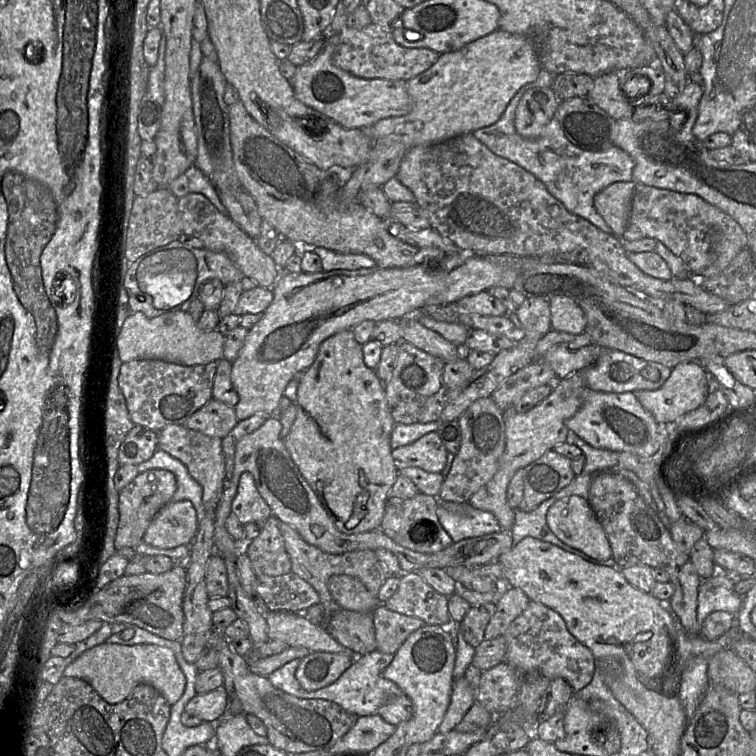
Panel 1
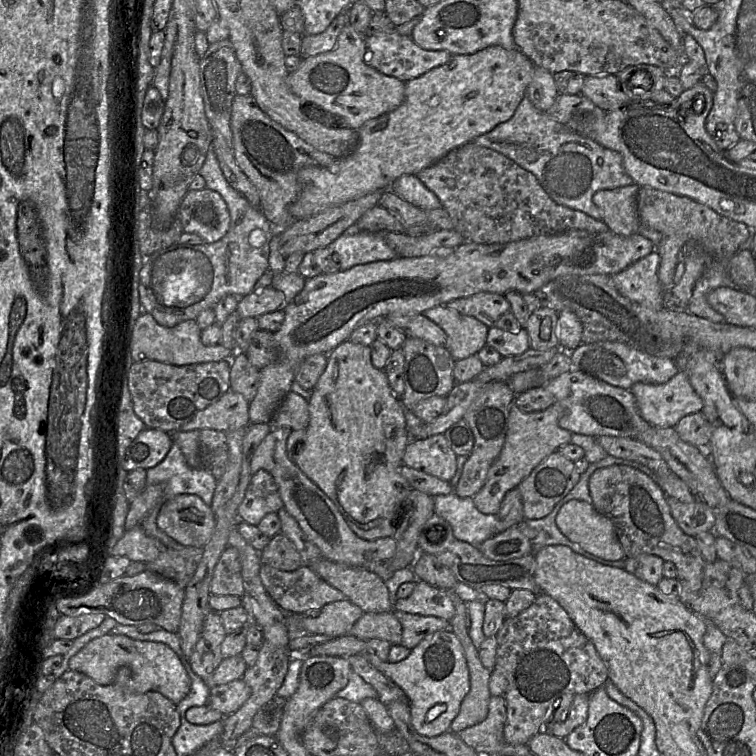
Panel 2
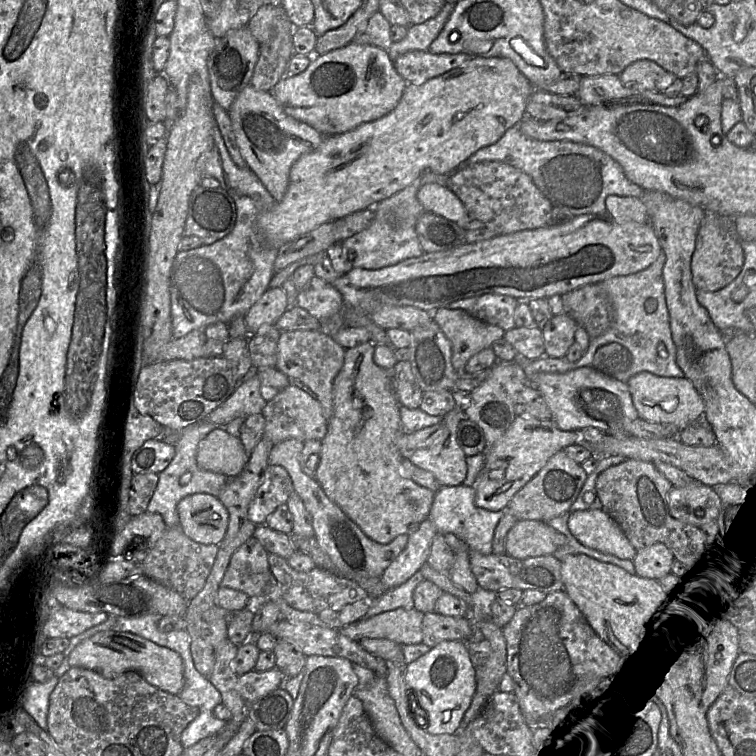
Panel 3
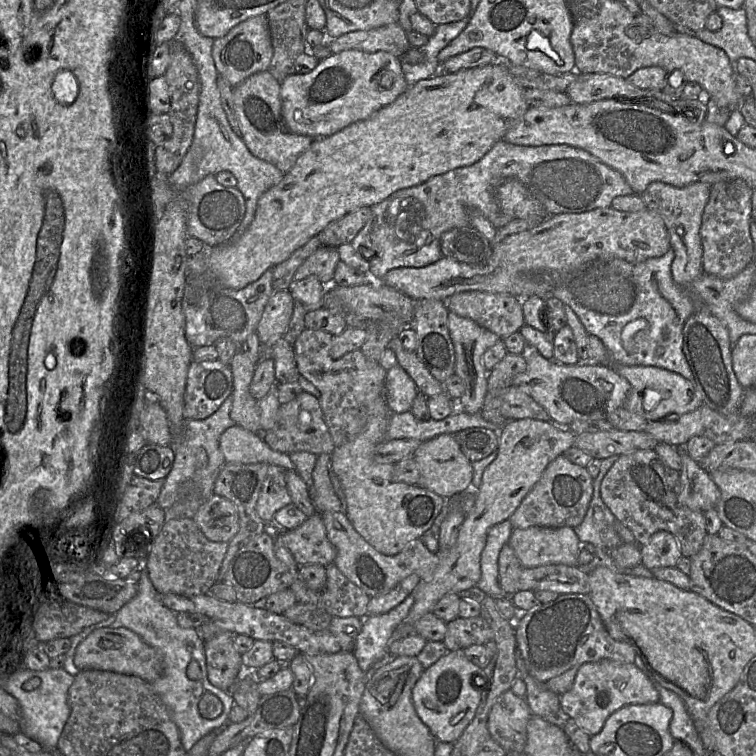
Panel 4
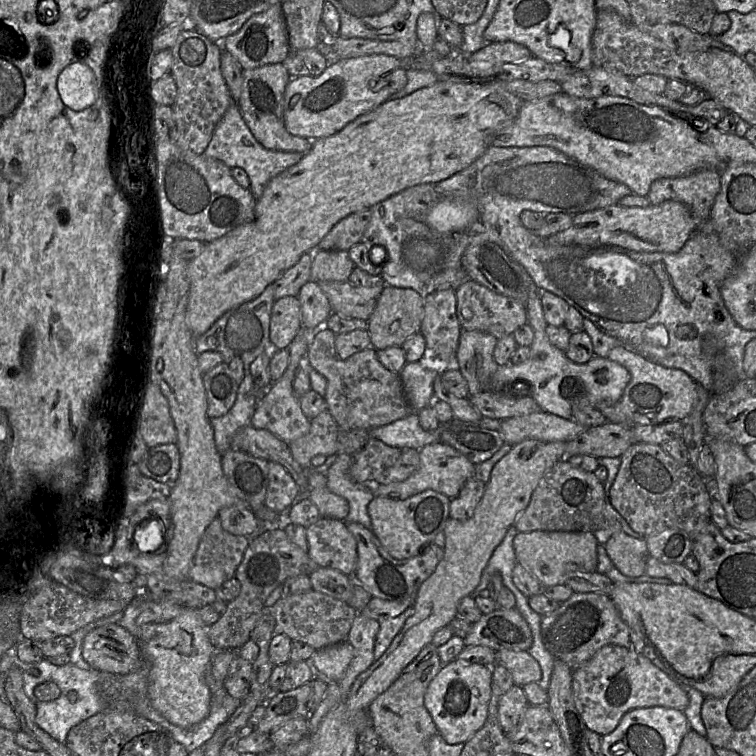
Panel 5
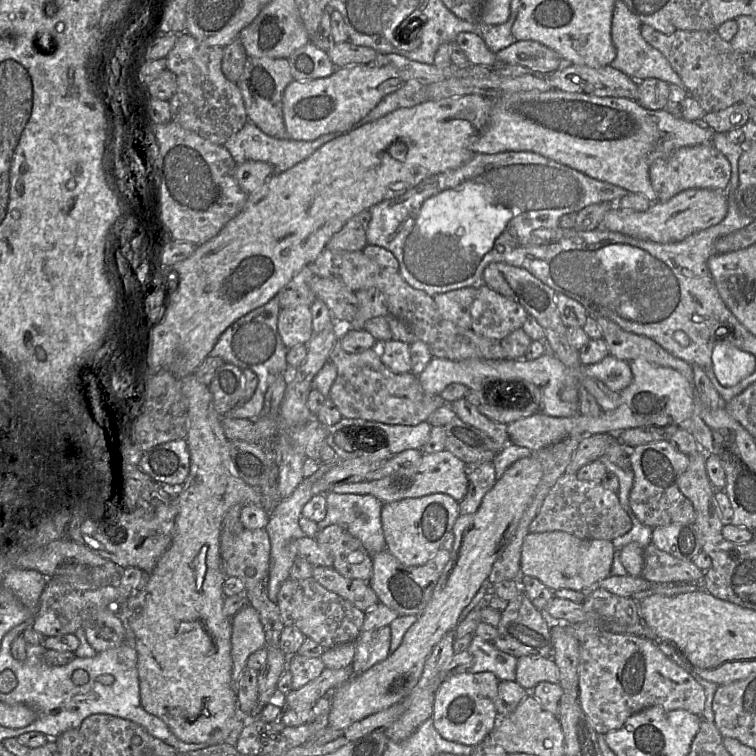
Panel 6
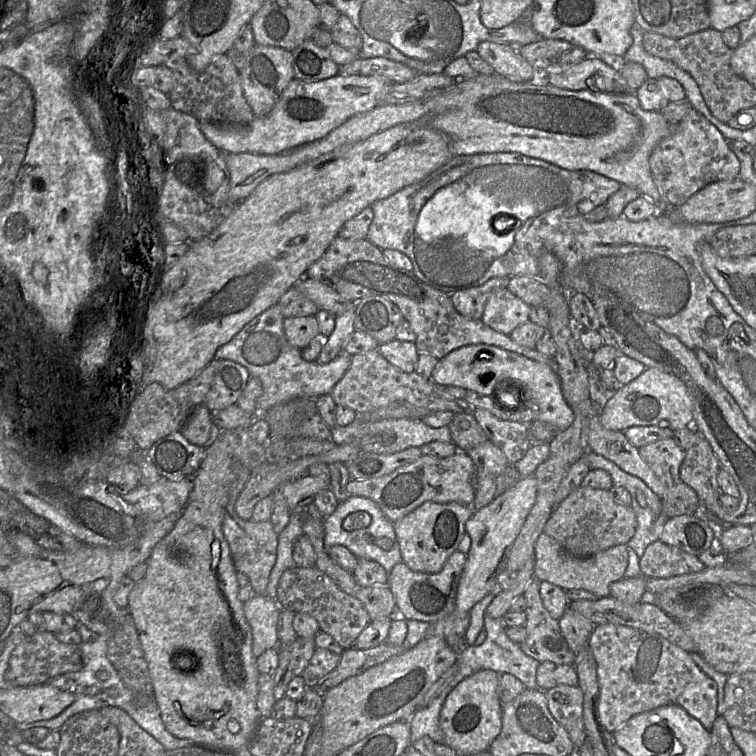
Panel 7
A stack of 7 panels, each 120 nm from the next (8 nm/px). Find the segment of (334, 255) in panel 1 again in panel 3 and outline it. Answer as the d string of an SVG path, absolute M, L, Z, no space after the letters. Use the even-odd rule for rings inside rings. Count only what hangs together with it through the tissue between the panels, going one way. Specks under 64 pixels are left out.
M425 172L406 188L377 203L373 207L375 217L370 226L341 242L344 255L352 253L353 267L377 270L424 254L416 233L416 222L426 211L417 199L417 192L427 183L445 186L448 177L449 174Z

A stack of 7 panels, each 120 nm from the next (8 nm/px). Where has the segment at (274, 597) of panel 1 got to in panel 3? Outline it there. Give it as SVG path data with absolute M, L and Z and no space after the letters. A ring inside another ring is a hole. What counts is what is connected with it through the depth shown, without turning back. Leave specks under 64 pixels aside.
M268 553L271 575L275 578L286 603L299 611L319 614L322 611L340 611L344 606L357 601L369 600L368 594L356 581L316 567L308 572L293 569L287 559L274 553Z

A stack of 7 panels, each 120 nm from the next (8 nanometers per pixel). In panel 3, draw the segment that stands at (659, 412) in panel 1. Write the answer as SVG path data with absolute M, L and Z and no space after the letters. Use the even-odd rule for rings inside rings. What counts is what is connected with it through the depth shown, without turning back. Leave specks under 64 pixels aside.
M643 371L630 377L626 384L633 405L643 420L663 425L685 425L697 422L704 414L704 402L686 377L661 377Z

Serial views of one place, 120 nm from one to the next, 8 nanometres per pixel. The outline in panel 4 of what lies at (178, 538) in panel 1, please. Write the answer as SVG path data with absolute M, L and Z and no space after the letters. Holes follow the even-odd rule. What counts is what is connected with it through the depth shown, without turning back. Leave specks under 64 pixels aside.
M216 494L203 501L192 519L203 534L215 542L229 542L239 531L239 515L235 505Z

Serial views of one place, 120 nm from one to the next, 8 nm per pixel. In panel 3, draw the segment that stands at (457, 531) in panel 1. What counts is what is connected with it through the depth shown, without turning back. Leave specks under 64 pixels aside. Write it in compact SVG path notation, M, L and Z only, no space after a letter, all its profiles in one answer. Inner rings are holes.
M458 485L453 487L441 487L435 492L428 519L442 534L451 533L457 536L470 550L483 555L492 553L492 540L495 528L502 517L502 511L491 512L475 505L475 489Z

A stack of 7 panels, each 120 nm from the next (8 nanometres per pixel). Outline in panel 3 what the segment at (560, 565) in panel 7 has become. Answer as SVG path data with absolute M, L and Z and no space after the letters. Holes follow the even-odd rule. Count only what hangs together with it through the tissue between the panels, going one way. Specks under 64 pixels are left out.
M522 520L507 534L505 555L516 559L553 556L565 543L565 535L545 522Z

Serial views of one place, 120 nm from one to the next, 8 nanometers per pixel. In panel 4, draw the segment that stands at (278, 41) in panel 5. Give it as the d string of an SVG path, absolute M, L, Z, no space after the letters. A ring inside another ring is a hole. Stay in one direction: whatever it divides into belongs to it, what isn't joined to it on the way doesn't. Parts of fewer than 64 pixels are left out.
M266 14L249 18L234 26L223 37L214 39L211 54L219 76L233 87L252 74L267 70L273 56L273 46Z

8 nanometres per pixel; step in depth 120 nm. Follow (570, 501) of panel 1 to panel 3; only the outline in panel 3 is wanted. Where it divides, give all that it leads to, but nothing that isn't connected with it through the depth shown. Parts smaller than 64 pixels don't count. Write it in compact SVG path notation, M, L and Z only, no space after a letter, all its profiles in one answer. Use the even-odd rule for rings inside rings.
M602 509L572 512L567 524L577 541L588 548L628 560L637 553L618 523Z

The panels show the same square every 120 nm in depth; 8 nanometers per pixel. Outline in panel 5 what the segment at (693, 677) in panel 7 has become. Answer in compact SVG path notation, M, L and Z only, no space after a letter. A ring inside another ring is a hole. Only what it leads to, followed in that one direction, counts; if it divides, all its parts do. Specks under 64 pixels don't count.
M606 645L573 672L572 692L576 708L585 725L601 736L611 733L630 710L665 707L684 711L688 693L651 660L633 649Z

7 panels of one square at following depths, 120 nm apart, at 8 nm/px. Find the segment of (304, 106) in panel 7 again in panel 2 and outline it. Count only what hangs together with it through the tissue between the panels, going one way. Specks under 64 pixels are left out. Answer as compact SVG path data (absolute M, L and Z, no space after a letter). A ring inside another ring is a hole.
M348 24L339 34L334 49L302 59L298 70L288 75L288 87L308 106L317 106L342 118L348 128L359 130L365 122L398 108L405 99L405 82L369 66L365 62L366 53L365 38Z

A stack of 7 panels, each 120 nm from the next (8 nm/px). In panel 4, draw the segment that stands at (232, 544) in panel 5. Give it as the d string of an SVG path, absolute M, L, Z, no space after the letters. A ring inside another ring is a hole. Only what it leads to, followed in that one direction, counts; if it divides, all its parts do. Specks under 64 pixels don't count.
M192 518L169 519L152 542L142 568L147 570L154 588L160 595L207 594L218 582L219 571L228 546L229 542L209 540Z

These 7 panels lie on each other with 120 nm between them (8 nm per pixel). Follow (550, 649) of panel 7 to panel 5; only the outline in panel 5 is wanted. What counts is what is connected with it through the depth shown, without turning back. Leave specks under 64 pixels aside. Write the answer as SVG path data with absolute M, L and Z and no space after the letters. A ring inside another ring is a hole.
M499 608L483 614L463 640L465 647L485 646L494 651L528 652L533 644L533 635L528 622L516 608Z

